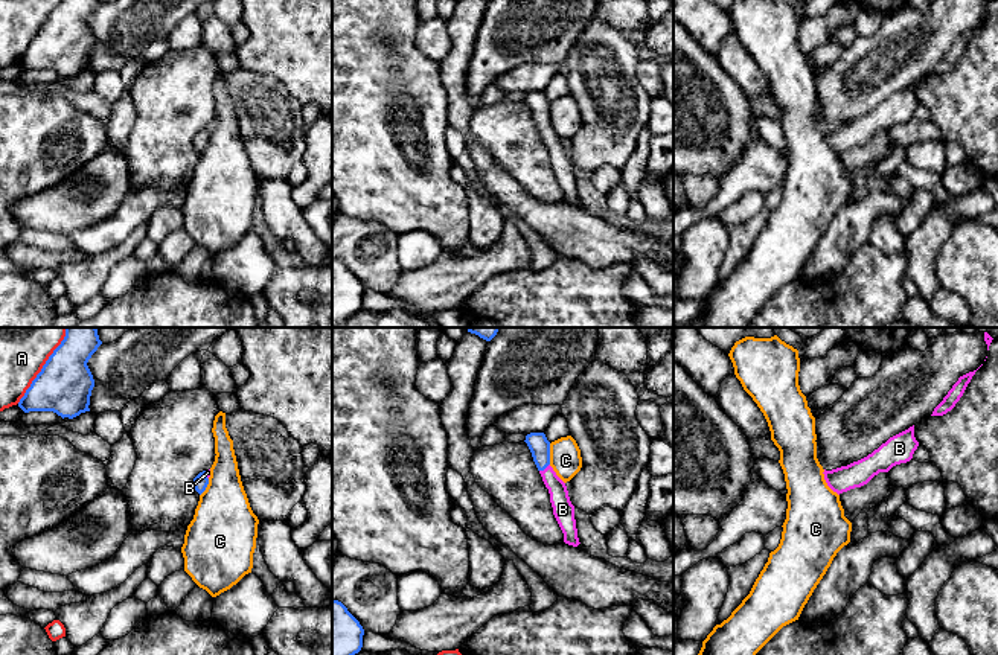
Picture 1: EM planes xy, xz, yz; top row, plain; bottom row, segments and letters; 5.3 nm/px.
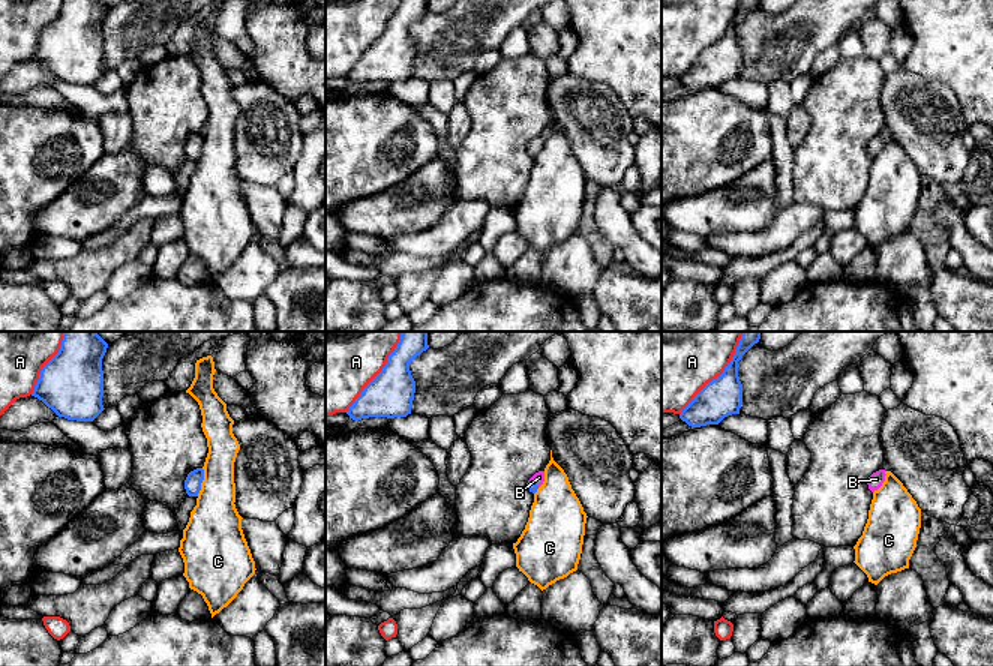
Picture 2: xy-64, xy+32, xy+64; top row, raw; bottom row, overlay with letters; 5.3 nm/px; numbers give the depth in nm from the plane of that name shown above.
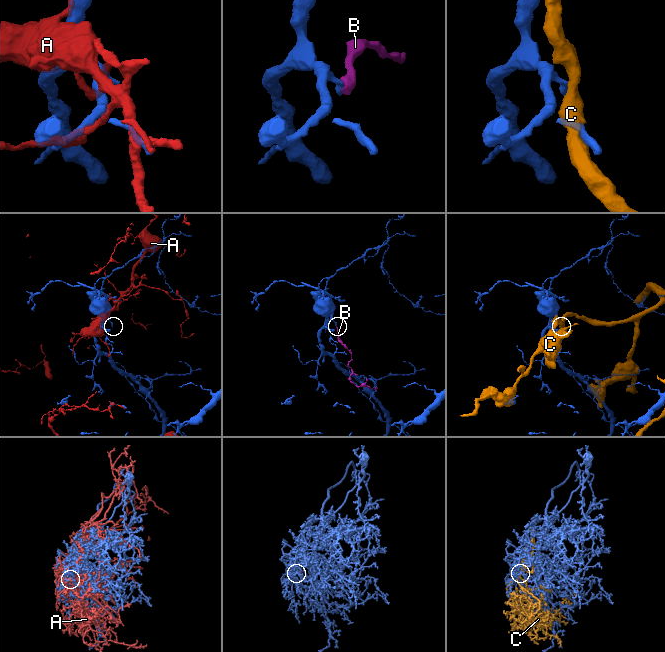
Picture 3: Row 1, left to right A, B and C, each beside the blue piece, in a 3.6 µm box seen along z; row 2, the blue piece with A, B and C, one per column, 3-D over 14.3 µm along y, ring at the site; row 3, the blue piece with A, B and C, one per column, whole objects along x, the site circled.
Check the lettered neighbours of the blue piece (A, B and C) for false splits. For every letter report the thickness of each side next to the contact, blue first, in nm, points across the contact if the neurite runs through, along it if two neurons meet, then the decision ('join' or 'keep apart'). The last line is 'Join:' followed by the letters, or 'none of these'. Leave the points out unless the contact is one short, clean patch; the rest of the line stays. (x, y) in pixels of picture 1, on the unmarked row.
A: 300 nm thick on the blue side, 220 nm on the other; keep apart
B: 110 nm thick on the blue side, 110 nm on the other; runs through xz (540, 105), (544, 127), (556, 145), (562, 168); join
C: 110 nm thick on the blue side, 160 nm on the other; keep apart
Join: B

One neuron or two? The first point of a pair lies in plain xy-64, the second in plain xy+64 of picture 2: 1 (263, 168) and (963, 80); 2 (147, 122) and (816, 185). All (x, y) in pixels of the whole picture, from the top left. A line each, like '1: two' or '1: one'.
1: two
2: one

